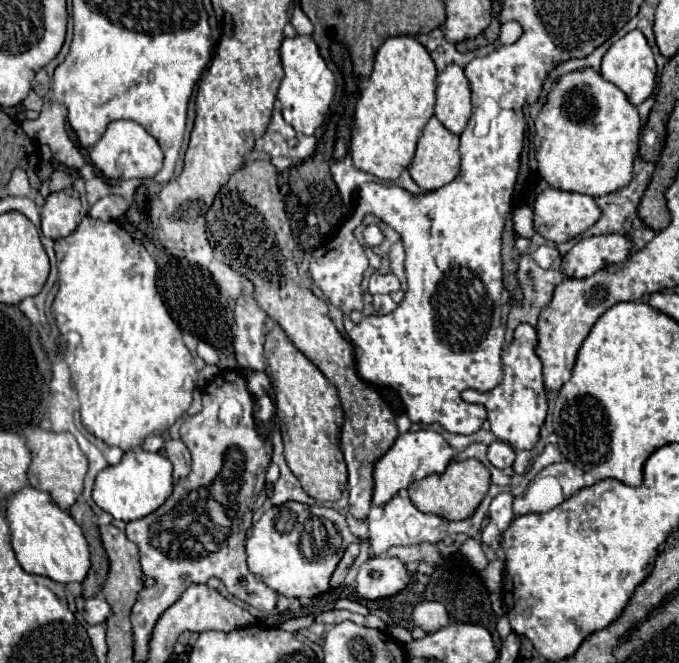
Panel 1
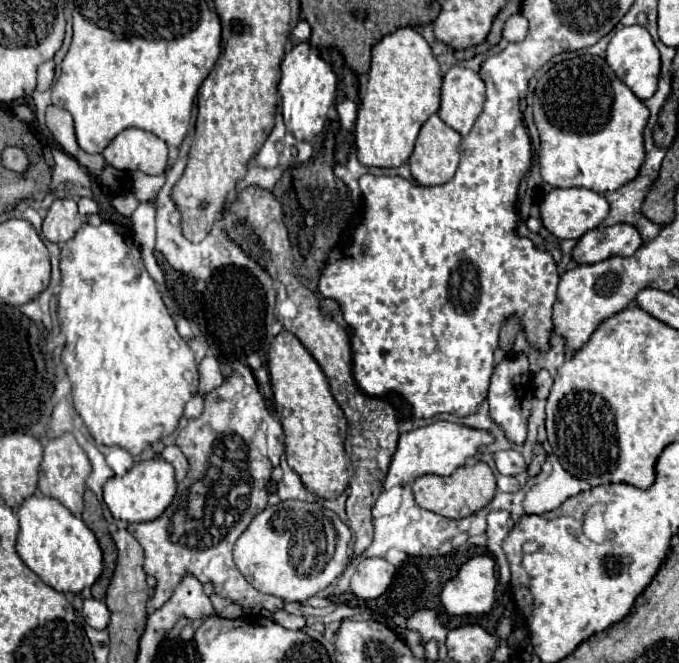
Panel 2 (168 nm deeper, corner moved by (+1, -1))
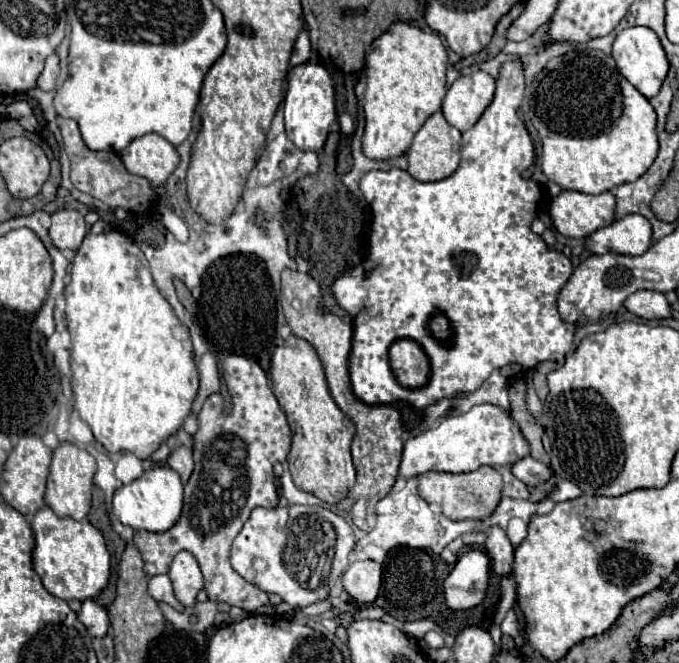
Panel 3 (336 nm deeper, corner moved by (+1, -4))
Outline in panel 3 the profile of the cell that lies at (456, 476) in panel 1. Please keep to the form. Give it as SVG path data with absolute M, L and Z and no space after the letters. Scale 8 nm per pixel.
M481 466L467 474L447 474L447 472L427 472L419 476L419 496L429 504L439 504L449 520L483 520L493 514L501 500L503 480L499 472L491 466Z

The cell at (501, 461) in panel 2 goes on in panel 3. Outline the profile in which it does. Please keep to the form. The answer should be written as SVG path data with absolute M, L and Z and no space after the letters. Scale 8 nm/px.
M525 456L525 458L517 460L515 464L509 466L509 470L511 470L511 474L515 478L519 478L521 482L525 482L529 488L537 486L539 482L543 482L543 480L547 480L551 476L551 470L543 462L535 460L531 456Z

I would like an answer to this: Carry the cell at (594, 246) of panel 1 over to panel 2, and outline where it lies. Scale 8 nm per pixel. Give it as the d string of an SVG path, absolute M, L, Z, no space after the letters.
M611 225L587 231L573 249L573 261L579 265L599 263L613 255L631 257L643 245L635 225Z

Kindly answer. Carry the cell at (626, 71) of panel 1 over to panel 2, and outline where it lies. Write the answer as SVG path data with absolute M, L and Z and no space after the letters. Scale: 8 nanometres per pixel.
M631 25L631 27L623 27L621 31L617 31L607 47L607 63L613 67L617 77L627 87L631 87L631 91L639 99L645 101L645 99L653 97L653 93L657 91L657 79L659 79L659 71L661 71L661 55L645 27Z

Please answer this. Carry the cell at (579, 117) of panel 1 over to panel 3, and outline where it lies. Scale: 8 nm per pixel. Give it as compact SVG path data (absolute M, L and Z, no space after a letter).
M573 50L565 56L553 58L531 84L533 126L543 142L543 174L559 184L563 190L577 190L585 194L601 194L619 184L641 178L657 156L655 110L649 100L617 70L615 60L601 50Z

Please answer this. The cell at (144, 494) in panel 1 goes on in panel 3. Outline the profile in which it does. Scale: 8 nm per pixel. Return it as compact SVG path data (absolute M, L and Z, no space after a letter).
M163 464L149 468L147 472L143 472L141 478L115 490L113 514L133 530L165 532L177 522L177 516L181 514L181 504L183 504L183 484L177 472L173 472L173 468Z

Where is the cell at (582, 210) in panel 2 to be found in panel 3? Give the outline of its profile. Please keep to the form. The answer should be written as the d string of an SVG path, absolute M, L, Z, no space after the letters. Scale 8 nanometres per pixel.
M561 192L553 198L549 216L555 230L567 238L585 238L613 222L615 200L611 192L597 196L583 192Z

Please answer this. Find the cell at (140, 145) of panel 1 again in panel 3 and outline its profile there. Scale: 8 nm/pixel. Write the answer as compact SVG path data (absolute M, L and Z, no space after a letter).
M145 134L141 138L135 138L121 152L121 160L131 174L143 176L155 188L159 188L175 172L179 154L175 146L171 146L163 136Z

